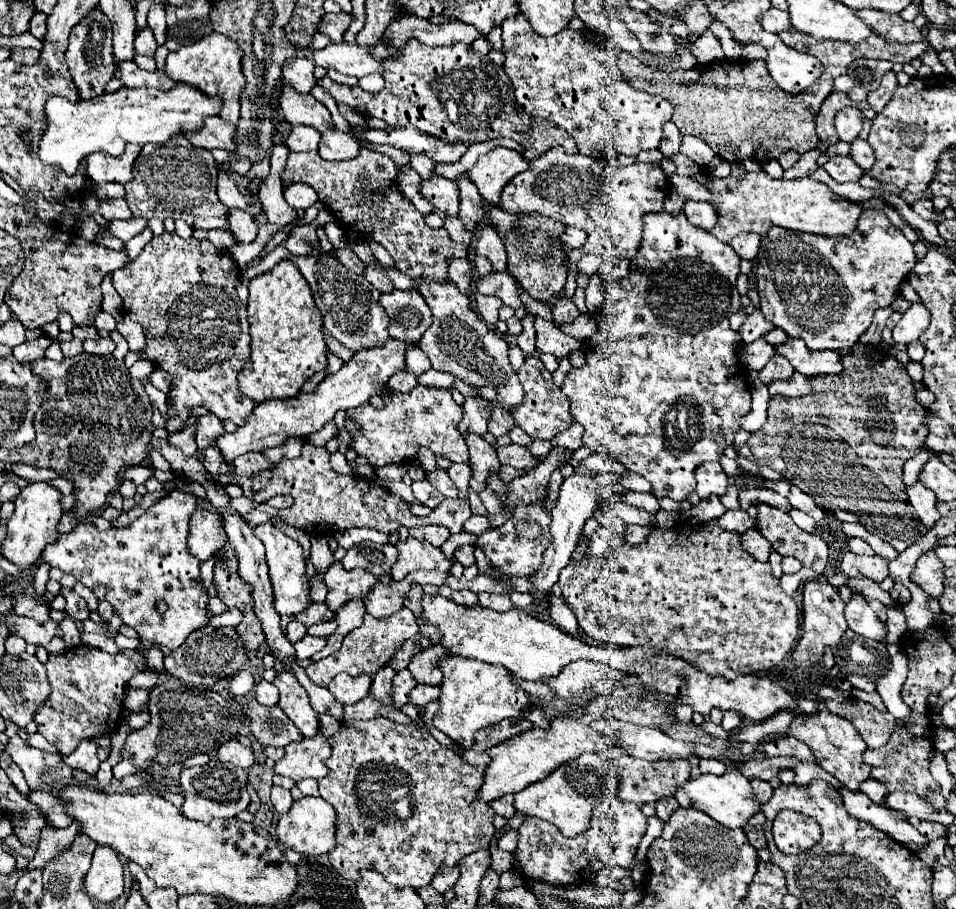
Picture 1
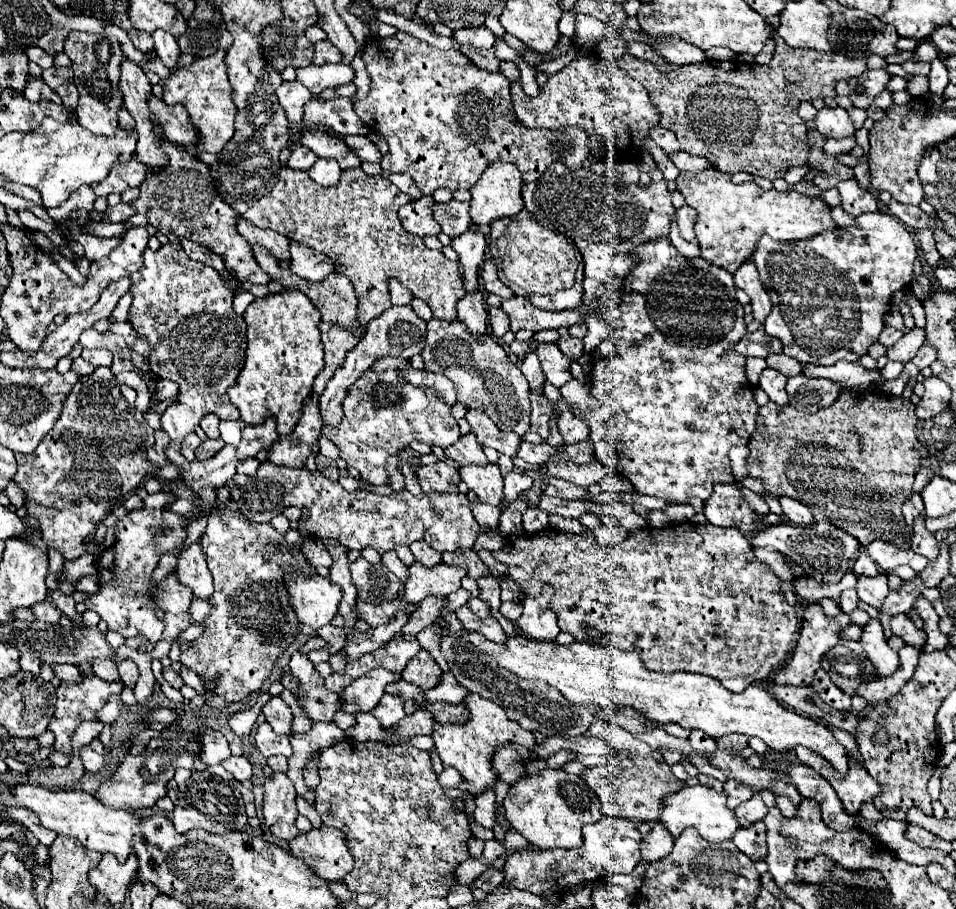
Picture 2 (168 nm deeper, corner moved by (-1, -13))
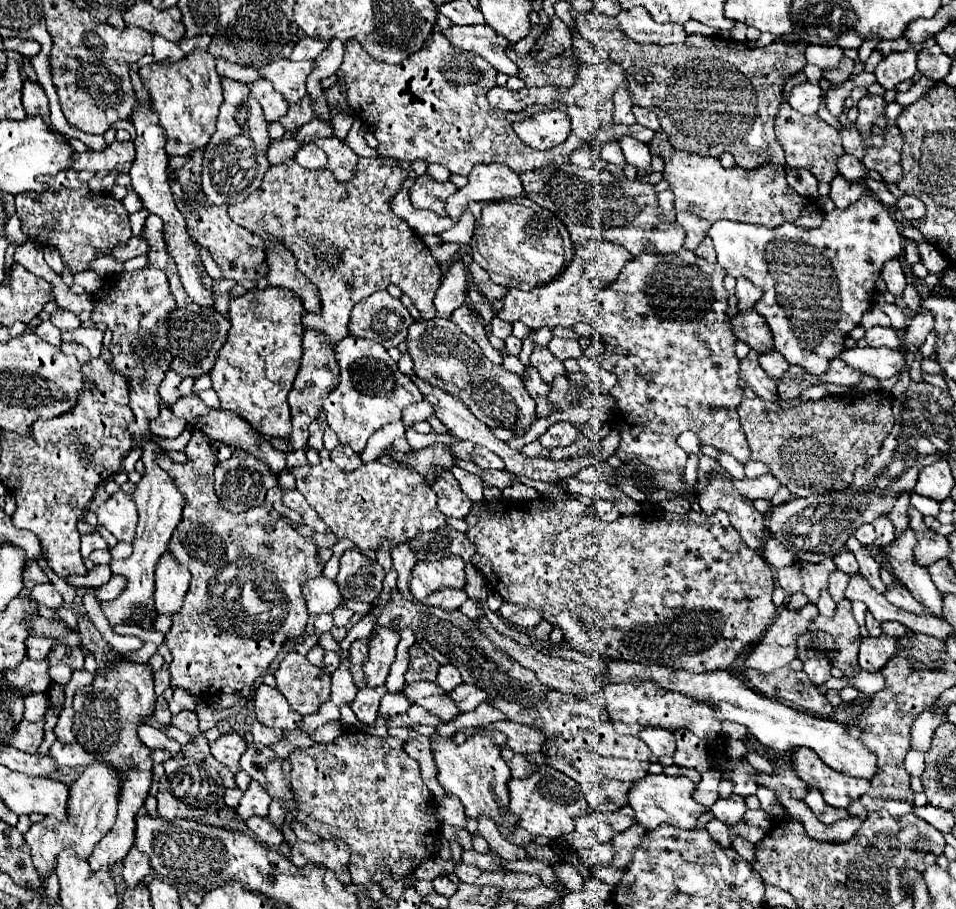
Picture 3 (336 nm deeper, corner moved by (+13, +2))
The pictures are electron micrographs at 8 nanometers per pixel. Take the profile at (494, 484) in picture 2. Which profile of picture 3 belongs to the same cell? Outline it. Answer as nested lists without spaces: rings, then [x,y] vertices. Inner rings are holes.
[[[453,467],[451,473],[455,475],[455,479],[459,481],[461,485],[461,491],[471,499],[471,501],[481,501],[483,499],[483,481],[481,477],[465,471],[465,469],[459,469],[459,467]]]

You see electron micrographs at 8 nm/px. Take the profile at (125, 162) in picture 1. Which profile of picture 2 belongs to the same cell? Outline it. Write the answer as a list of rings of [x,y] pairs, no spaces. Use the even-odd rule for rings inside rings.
[[[133,154],[129,162],[113,168],[103,182],[93,184],[91,188],[93,188],[93,192],[95,192],[97,196],[109,196],[111,192],[121,194],[121,192],[125,192],[127,188],[139,188],[143,180],[145,180],[145,166],[143,166],[143,164],[137,160],[137,156]]]

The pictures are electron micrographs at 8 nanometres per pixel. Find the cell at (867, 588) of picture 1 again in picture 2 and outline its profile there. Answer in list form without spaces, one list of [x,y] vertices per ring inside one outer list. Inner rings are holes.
[[[895,614],[891,616],[891,630],[895,636],[903,638],[905,644],[911,644],[915,648],[921,648],[925,644],[925,632],[919,630],[913,620],[907,614]]]

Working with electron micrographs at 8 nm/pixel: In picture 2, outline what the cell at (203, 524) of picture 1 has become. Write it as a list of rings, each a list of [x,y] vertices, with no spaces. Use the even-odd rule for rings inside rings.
[[[199,540],[179,554],[177,572],[179,572],[179,580],[187,584],[195,596],[199,598],[211,596],[213,580],[211,580],[211,572],[207,572],[207,560],[203,560],[203,550],[199,548]]]

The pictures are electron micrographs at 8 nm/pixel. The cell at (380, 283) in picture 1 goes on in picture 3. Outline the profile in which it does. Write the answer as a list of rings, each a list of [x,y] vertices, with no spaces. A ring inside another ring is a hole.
[[[373,157],[359,159],[357,175],[349,183],[335,181],[333,173],[329,173],[327,169],[309,171],[297,165],[295,159],[289,159],[287,163],[271,165],[267,169],[259,191],[251,193],[251,197],[247,197],[243,203],[229,205],[229,217],[237,225],[261,237],[267,249],[269,245],[283,245],[293,253],[299,271],[319,287],[321,305],[323,305],[321,315],[305,313],[303,327],[321,331],[333,343],[337,343],[349,335],[347,325],[353,305],[373,295],[375,291],[387,289],[391,283],[401,287],[401,291],[411,297],[413,305],[423,315],[423,319],[433,319],[437,313],[433,309],[433,297],[441,285],[439,263],[433,259],[423,239],[391,211],[391,199],[401,191],[405,181],[407,181],[405,169],[397,165],[387,165],[381,159],[373,159]]]

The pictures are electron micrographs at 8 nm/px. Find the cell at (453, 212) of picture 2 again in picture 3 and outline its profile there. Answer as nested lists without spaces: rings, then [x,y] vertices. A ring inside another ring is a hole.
[[[421,175],[421,177],[415,177],[409,189],[409,197],[411,197],[411,203],[419,209],[431,209],[437,215],[445,215],[445,201],[455,191],[457,187],[451,181],[439,183],[429,175]]]

